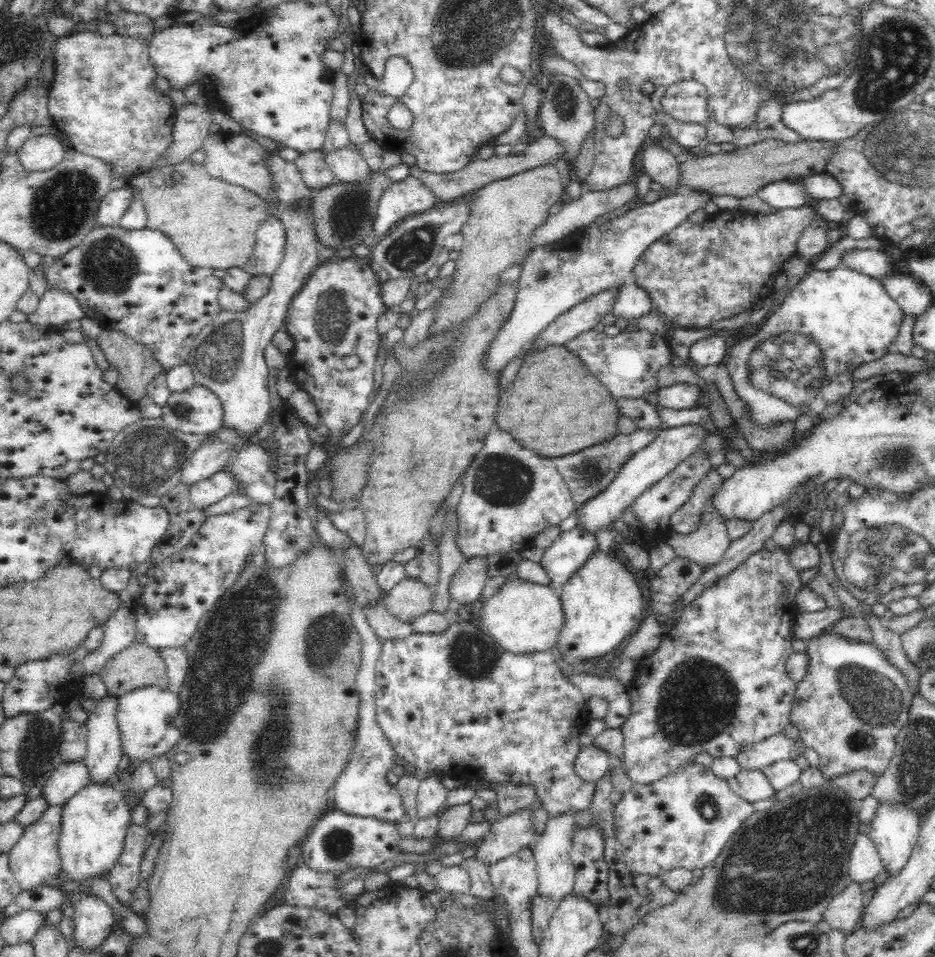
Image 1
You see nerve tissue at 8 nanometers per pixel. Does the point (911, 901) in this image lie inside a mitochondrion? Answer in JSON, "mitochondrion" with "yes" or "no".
{"mitochondrion":"no"}

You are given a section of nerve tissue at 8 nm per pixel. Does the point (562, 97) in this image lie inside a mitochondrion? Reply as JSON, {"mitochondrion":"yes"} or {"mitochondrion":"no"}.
{"mitochondrion":"yes"}

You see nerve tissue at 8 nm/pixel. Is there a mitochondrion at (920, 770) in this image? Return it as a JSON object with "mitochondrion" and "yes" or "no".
{"mitochondrion":"yes"}

